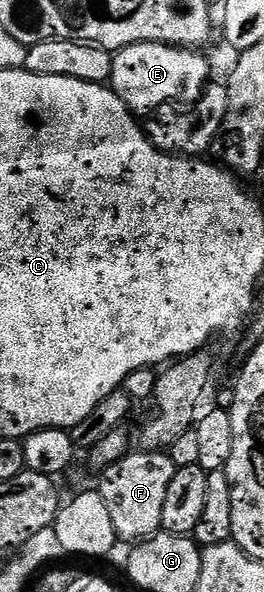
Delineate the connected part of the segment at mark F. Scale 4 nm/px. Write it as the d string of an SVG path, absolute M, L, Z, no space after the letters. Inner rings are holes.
M143 449L131 450L111 467L101 468L102 480L96 484L96 490L100 497L104 497L104 505L108 505L108 514L112 516L112 529L116 529L119 540L141 541L162 531L164 497L178 469L165 450Z

